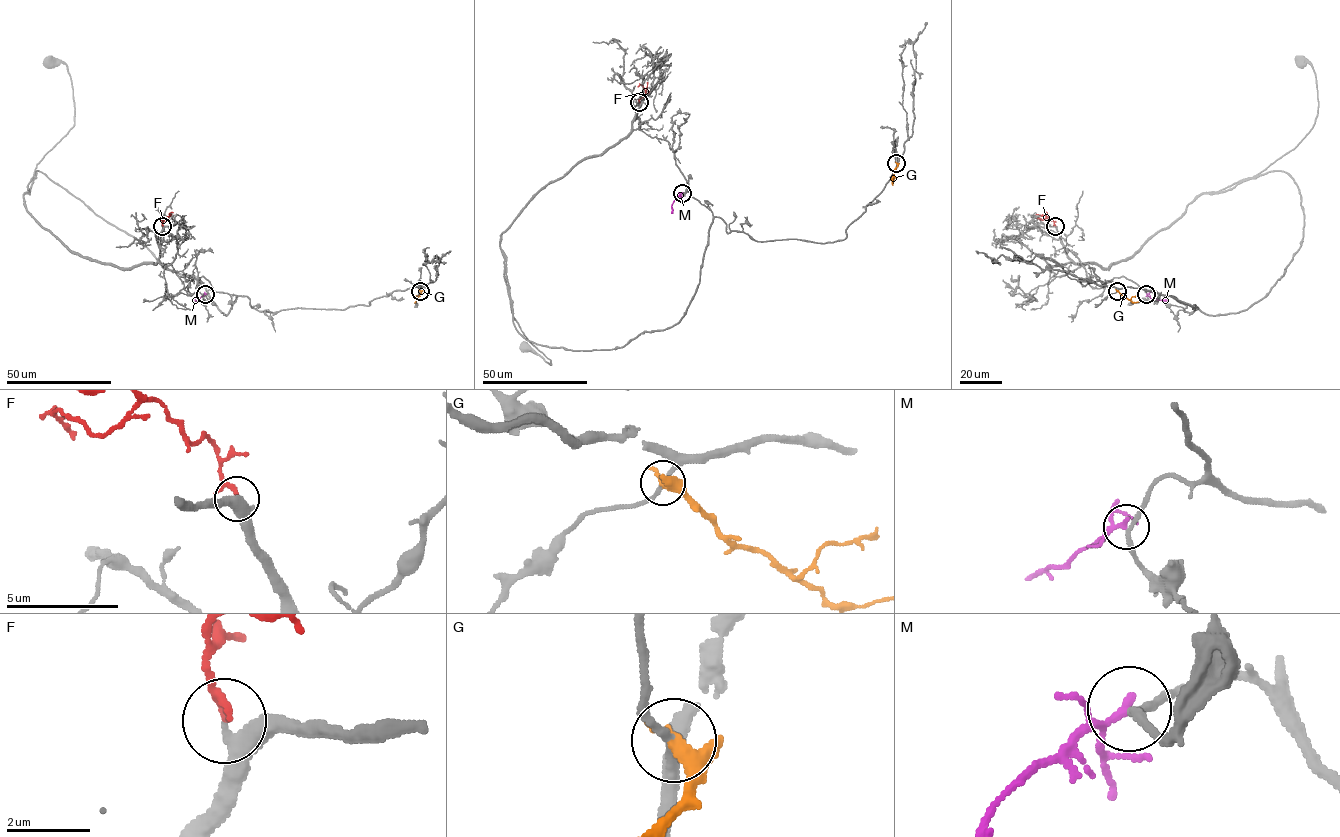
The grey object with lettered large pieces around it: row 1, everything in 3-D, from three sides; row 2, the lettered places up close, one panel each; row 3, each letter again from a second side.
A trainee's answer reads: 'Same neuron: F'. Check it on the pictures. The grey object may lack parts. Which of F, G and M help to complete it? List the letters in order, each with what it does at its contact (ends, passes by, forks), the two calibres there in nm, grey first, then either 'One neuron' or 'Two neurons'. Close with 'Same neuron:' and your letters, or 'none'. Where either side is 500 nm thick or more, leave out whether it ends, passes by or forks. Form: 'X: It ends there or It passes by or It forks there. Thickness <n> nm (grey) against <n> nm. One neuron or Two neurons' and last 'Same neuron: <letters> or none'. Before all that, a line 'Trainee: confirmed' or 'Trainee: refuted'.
Trainee: confirmed
F: It passes by. Thickness 280 nm (grey) against 150 nm. One neuron
G: It passes by. Thickness 180 nm (grey) against 320 nm. Two neurons
M: It passes by. Thickness 190 nm (grey) against 160 nm. Two neurons
Same neuron: F

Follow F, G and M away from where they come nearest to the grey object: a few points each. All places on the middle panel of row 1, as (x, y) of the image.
F: (639, 102), (644, 89), (642, 85), (638, 86)
G: (896, 163), (893, 185)
M: (682, 193), (672, 203), (673, 213)

